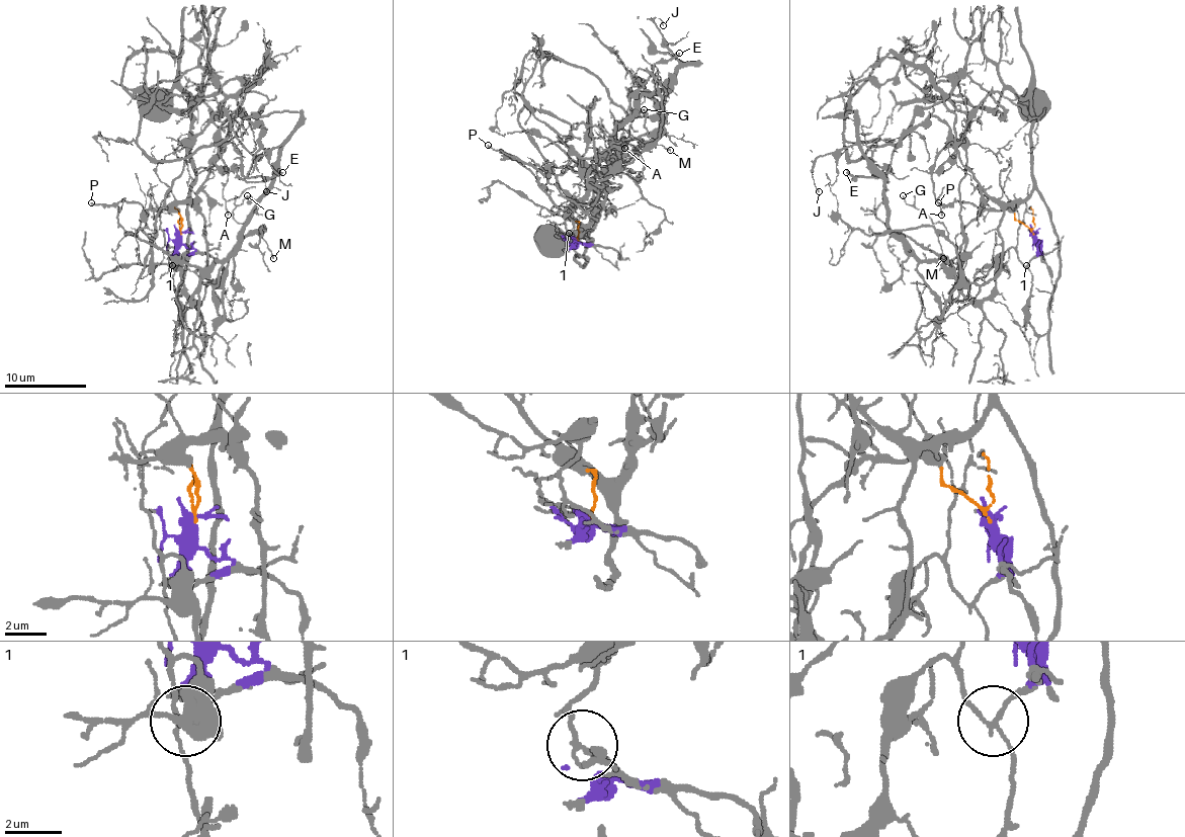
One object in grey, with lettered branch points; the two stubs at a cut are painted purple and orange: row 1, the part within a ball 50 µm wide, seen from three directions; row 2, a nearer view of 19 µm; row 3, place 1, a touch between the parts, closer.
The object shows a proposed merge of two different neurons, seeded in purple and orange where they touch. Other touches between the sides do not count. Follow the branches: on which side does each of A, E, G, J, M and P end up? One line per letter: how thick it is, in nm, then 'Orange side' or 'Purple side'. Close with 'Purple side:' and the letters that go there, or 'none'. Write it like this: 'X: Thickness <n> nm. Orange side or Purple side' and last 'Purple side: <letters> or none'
A: Thickness 100 nm. Orange side
E: Thickness 190 nm. Orange side
G: Thickness 100 nm. Orange side
J: Thickness 100 nm. Purple side
M: Thickness 140 nm. Orange side
P: Thickness 140 nm. Orange side
Purple side: J

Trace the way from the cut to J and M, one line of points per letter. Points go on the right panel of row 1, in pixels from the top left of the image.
J: (1033, 232), (1025, 266), (1011, 248), (972, 301), (891, 230), (882, 173), (856, 144), (816, 161), (820, 191)
M: (1033, 232), (1015, 218), (1017, 201), (1005, 210), (1001, 270), (983, 284), (939, 234), (943, 258)

